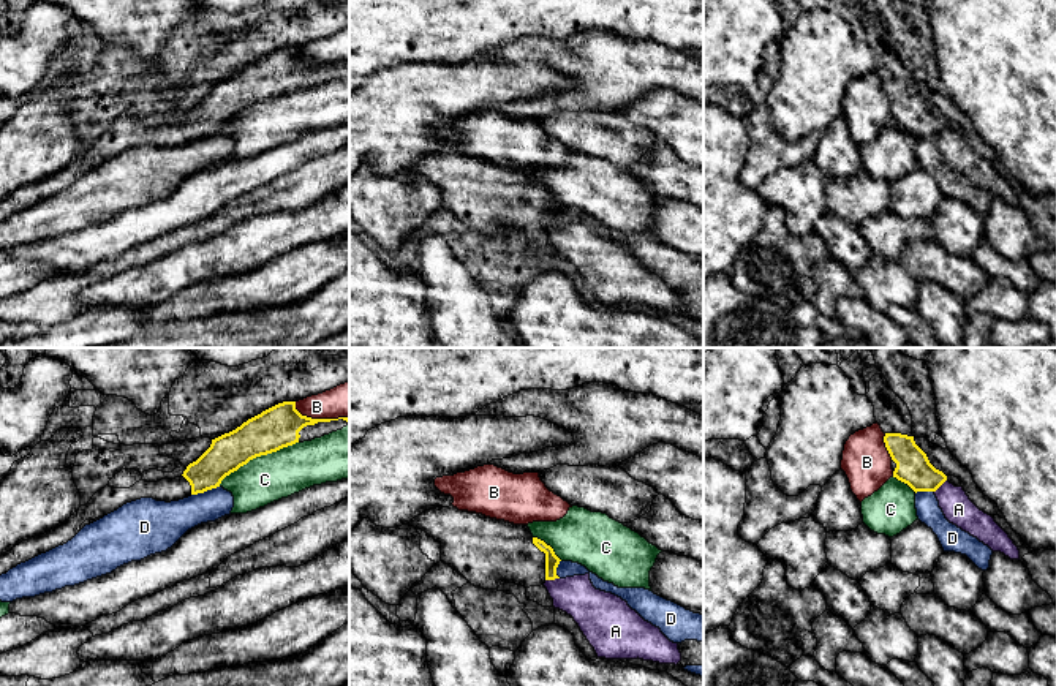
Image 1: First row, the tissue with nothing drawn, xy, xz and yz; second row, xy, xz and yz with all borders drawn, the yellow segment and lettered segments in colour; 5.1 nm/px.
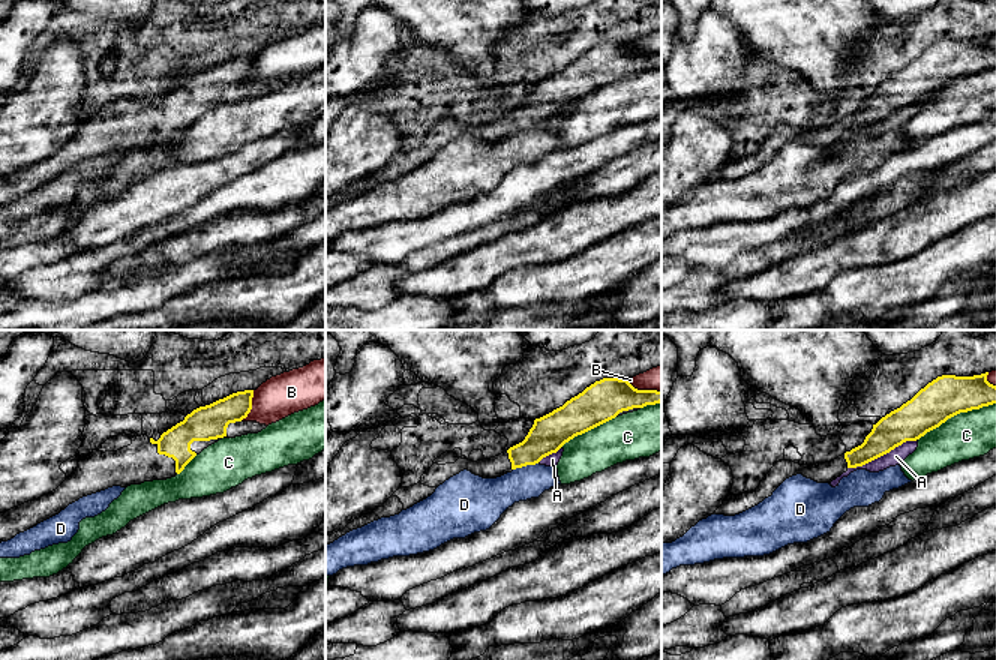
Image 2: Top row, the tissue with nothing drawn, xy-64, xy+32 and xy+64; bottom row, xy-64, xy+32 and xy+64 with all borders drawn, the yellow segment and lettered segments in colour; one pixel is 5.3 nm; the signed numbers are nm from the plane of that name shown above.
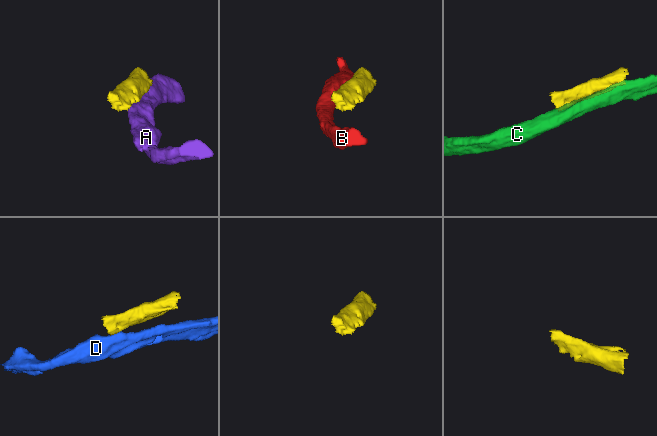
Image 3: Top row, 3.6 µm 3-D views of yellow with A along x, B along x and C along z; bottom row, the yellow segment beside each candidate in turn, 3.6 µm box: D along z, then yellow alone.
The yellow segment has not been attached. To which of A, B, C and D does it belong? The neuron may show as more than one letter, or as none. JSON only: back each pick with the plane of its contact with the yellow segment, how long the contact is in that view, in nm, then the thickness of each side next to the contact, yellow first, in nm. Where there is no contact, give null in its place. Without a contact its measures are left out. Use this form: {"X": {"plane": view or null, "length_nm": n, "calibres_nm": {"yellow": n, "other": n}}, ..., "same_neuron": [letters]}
{"same_neuron": []}

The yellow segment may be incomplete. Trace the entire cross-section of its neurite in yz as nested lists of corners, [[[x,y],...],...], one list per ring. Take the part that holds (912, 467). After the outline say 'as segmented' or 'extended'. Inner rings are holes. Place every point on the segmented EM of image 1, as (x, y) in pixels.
[[[885,433],[885,447],[896,463],[893,477],[907,484],[917,492],[936,492],[947,476],[936,469],[926,454],[915,444],[914,436],[901,433]]] | as segmented

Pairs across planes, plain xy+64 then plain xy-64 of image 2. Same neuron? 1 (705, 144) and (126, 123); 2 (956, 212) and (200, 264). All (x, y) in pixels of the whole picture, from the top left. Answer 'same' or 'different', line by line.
1: different
2: different

